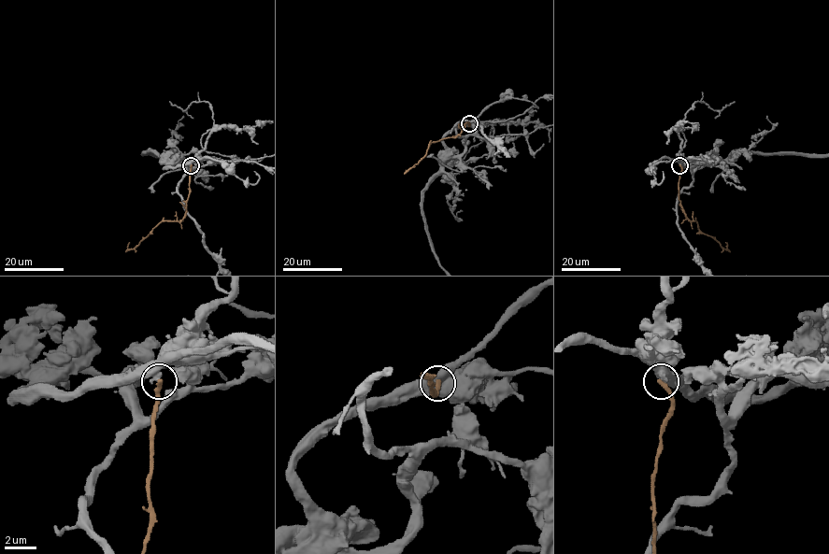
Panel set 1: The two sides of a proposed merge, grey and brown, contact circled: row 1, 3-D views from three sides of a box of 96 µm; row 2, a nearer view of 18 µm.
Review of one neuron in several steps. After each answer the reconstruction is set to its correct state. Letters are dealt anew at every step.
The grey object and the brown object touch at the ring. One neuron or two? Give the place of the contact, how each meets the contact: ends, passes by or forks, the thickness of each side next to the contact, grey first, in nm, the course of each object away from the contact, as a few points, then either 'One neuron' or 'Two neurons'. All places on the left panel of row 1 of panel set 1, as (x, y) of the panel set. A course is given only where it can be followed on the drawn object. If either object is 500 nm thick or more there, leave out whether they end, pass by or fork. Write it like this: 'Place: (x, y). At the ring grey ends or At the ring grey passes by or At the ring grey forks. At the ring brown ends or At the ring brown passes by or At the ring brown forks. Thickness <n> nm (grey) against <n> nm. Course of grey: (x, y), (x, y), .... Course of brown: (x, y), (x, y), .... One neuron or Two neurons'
Place: (191, 165). Thickness 650 nm (grey) against 320 nm. Course of brown: (192, 165), (185, 217), (180, 220), (163, 220), (134, 248), (128, 249), (129, 242). Two neurons

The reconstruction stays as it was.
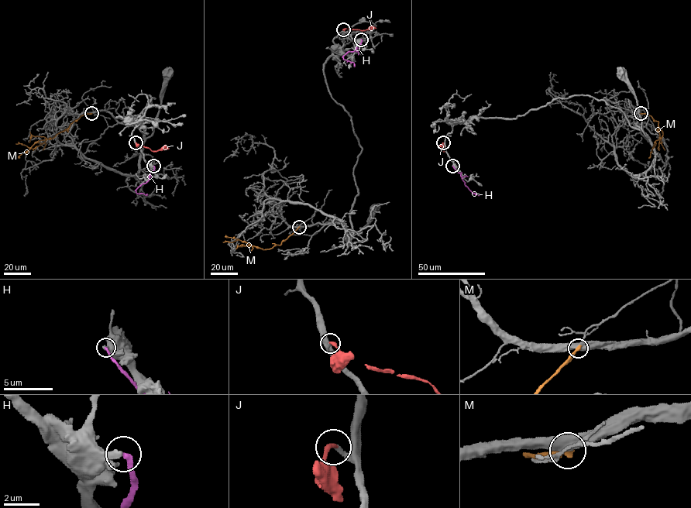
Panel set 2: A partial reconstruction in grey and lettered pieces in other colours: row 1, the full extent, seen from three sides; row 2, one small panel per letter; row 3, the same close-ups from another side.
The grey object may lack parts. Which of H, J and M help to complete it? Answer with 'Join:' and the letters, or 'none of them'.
Join: J

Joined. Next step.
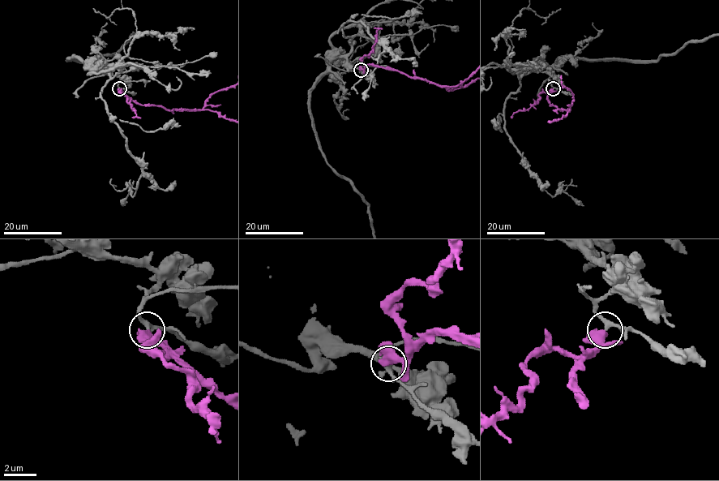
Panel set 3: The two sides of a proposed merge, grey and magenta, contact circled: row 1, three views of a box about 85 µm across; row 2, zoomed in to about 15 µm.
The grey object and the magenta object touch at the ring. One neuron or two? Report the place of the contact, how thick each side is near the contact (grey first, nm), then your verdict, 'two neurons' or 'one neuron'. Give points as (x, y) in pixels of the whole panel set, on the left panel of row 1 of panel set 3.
place (119, 88); calibres 240 and 440 nm; two neurons

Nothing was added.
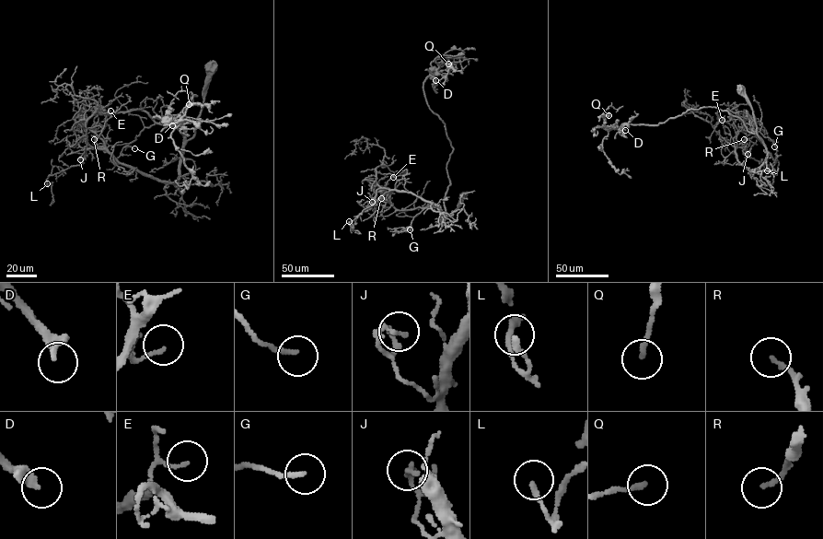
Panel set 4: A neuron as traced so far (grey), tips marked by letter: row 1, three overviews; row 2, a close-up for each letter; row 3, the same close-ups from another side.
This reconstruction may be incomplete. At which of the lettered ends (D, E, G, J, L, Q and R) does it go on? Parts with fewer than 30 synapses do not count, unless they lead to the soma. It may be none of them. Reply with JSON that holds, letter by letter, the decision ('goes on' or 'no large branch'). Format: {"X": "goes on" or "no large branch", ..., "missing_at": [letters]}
{"D": "goes on", "E": "no large branch", "G": "no large branch", "J": "no large branch", "L": "no large branch", "Q": "no large branch", "R": "no large branch", "missing_at": ["D"]}

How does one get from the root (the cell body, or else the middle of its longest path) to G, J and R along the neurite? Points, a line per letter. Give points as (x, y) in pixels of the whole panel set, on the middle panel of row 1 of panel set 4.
G: (463, 194), (459, 205), (450, 215), (445, 216), (436, 207), (424, 208), (405, 229), (410, 229)
J: (463, 194), (459, 205), (442, 221), (436, 205), (411, 193), (378, 188), (375, 202), (372, 202)
R: (463, 194), (459, 205), (442, 221), (436, 205), (411, 193), (389, 190), (381, 198)

